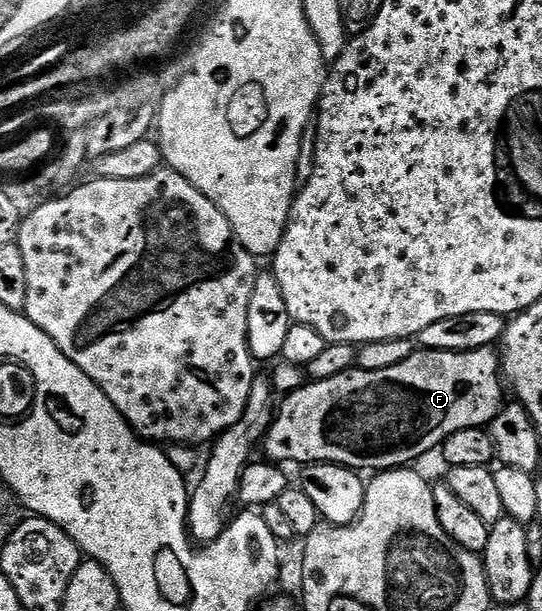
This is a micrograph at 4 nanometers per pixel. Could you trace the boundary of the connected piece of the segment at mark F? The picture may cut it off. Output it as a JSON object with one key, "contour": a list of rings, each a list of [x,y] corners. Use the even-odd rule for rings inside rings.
{"contour":[[[480,348],[474,352],[430,352],[428,350],[414,350],[403,362],[397,366],[387,366],[387,370],[350,370],[339,374],[335,378],[326,380],[315,380],[305,382],[294,392],[288,393],[285,400],[280,401],[273,417],[273,425],[265,434],[263,449],[270,461],[285,462],[281,460],[290,460],[296,466],[306,464],[341,464],[345,468],[362,470],[361,468],[373,468],[372,470],[388,470],[390,468],[400,468],[402,466],[412,465],[412,460],[417,460],[420,456],[425,456],[429,451],[440,449],[445,443],[445,439],[459,430],[471,430],[472,428],[485,428],[492,424],[494,418],[501,413],[503,399],[501,400],[501,384],[503,388],[503,376],[499,371],[499,356],[493,348]]]}

